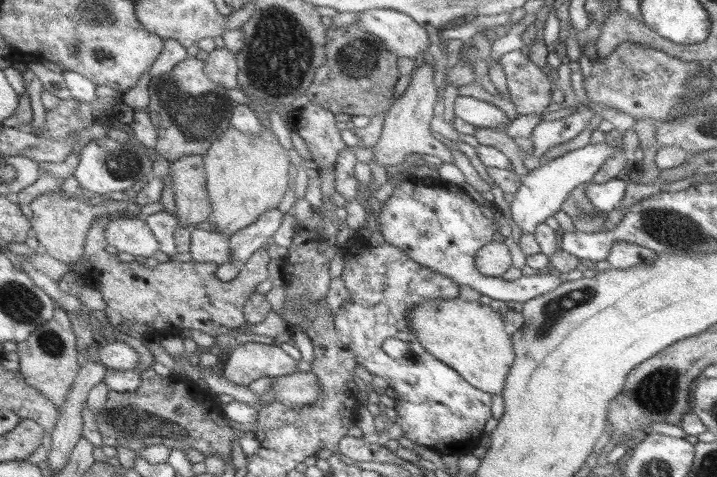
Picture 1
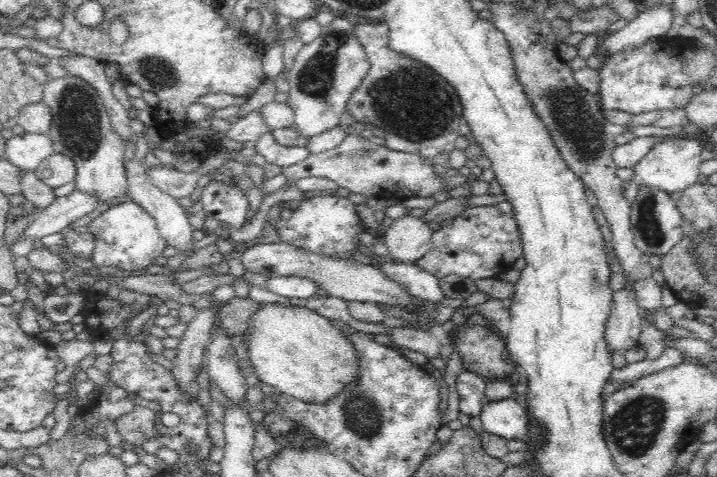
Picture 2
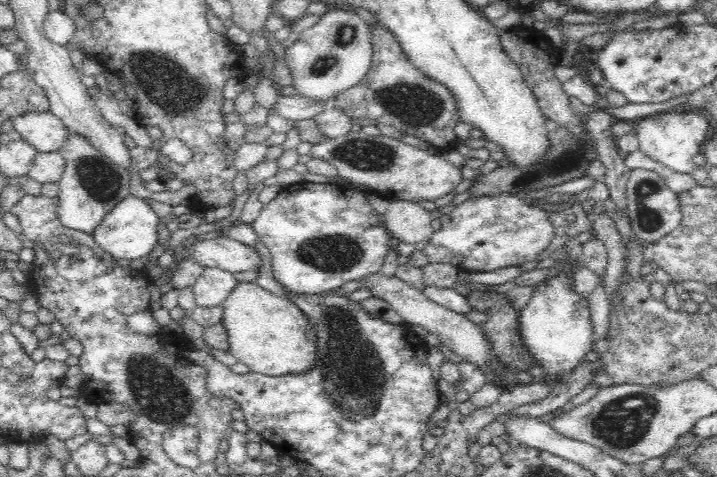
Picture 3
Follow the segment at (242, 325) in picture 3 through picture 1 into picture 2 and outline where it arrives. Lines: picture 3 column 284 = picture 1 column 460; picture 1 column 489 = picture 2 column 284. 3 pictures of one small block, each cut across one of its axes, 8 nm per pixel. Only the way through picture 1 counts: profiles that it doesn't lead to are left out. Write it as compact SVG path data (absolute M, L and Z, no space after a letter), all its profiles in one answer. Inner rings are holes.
M268 303L252 316L248 328L251 331L246 331L244 336L246 339L251 338L249 356L256 369L255 375L260 381L274 386L285 396L295 398L304 404L324 406L338 398L344 392L344 388L350 388L352 384L360 382L360 355L354 349L354 343L326 317L308 307L280 307Z

